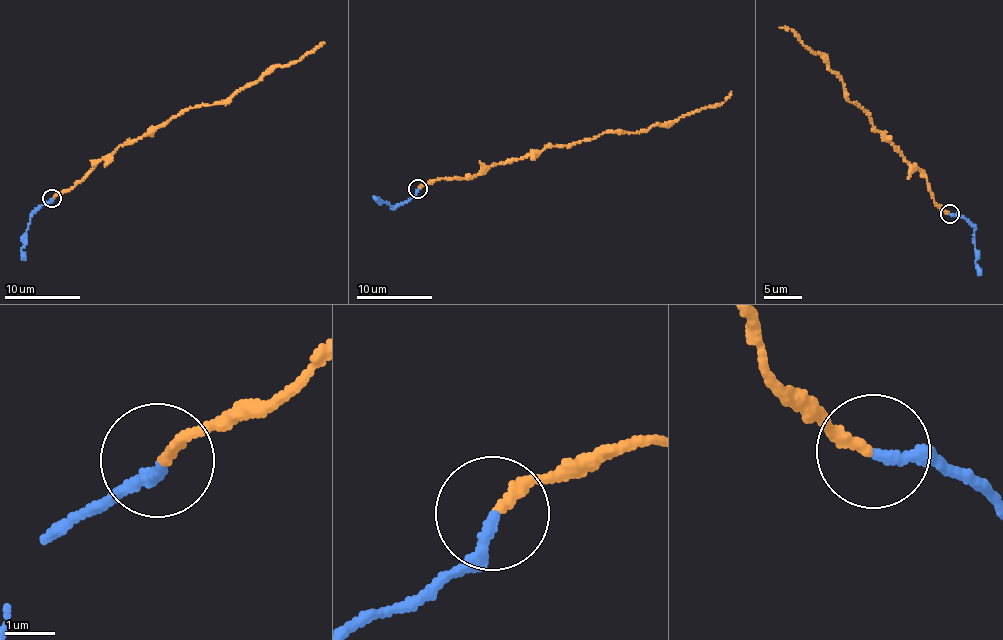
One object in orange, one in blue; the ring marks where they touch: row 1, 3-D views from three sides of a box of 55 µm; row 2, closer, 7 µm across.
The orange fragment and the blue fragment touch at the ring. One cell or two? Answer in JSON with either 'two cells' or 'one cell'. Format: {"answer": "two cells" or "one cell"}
{"answer": "two cells"}

